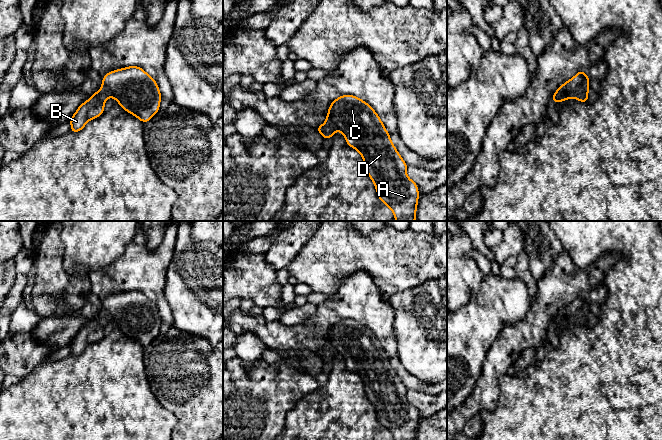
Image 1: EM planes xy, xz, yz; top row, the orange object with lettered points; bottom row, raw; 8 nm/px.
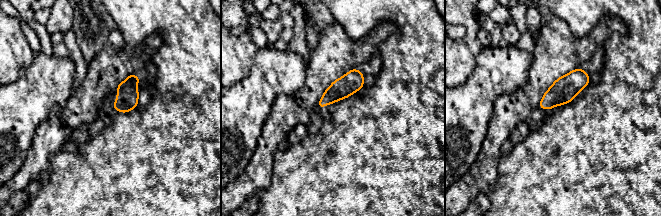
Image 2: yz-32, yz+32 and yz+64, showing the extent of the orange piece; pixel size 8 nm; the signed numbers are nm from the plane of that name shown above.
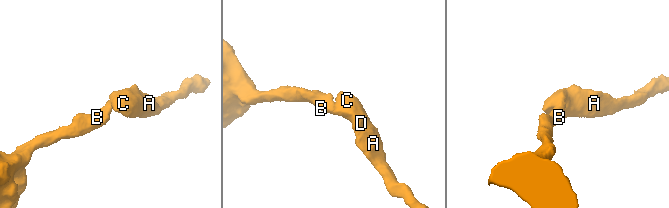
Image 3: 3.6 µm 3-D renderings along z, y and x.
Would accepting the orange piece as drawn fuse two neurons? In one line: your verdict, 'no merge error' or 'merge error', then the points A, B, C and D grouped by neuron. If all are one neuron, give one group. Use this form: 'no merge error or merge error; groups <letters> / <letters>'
no merge error; groups A B C D

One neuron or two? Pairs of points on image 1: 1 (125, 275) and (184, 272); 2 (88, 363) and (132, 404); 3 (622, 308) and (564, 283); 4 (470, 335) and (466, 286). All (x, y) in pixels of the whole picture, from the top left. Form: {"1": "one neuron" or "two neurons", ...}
{"1": "two neurons", "2": "one neuron", "3": "two neurons", "4": "two neurons"}

